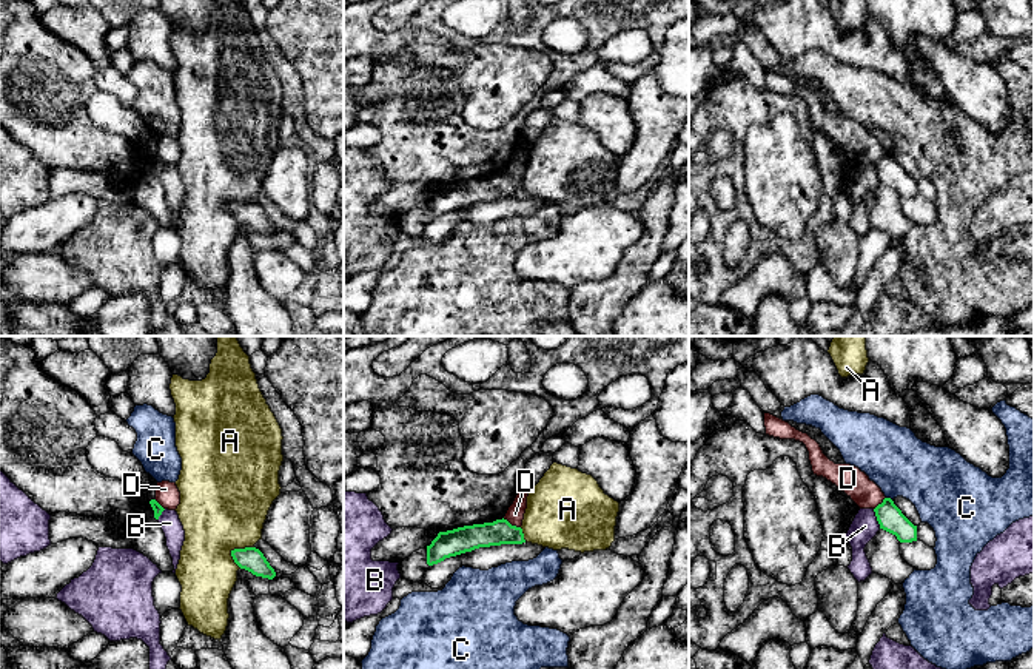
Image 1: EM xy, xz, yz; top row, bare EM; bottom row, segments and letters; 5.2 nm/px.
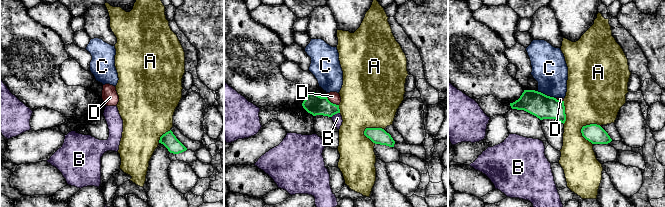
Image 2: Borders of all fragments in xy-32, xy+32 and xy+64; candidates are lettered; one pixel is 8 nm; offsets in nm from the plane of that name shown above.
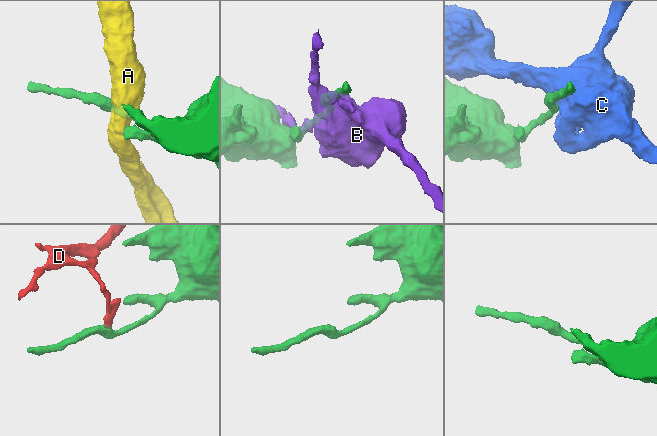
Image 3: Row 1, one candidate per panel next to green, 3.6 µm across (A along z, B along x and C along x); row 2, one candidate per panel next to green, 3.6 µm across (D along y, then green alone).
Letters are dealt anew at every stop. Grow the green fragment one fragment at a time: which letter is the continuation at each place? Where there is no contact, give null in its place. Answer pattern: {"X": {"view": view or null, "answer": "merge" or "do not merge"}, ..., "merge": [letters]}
{"A": {"view": "xy", "answer": "do not merge"}, "B": {"view": "yz", "answer": "do not merge"}, "C": {"view": "yz", "answer": "do not merge"}, "D": {"view": "xz", "answer": "do not merge"}, "merge": []}

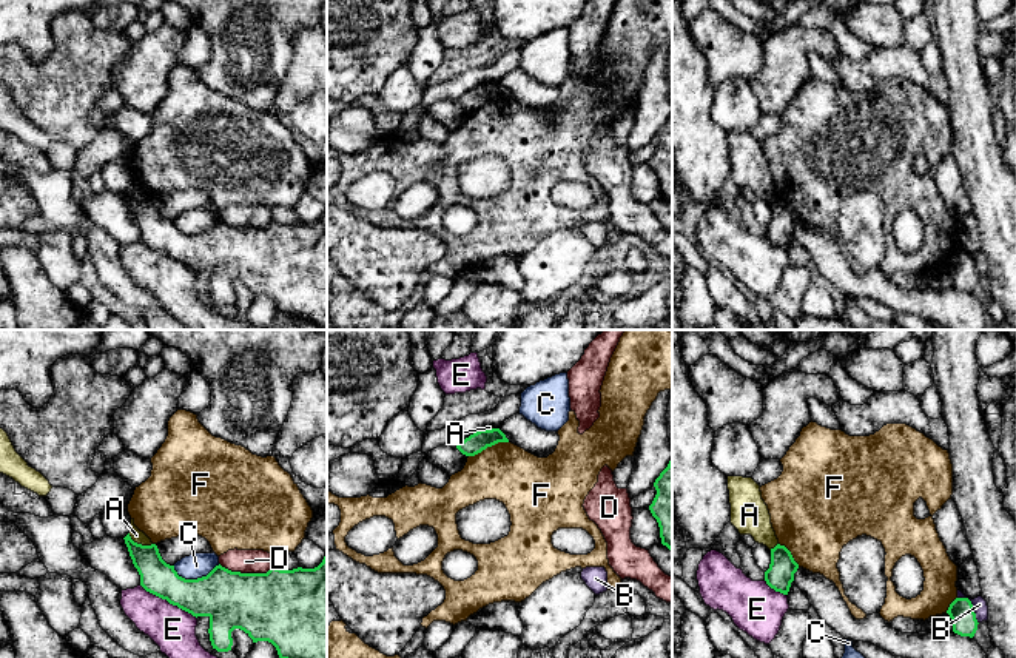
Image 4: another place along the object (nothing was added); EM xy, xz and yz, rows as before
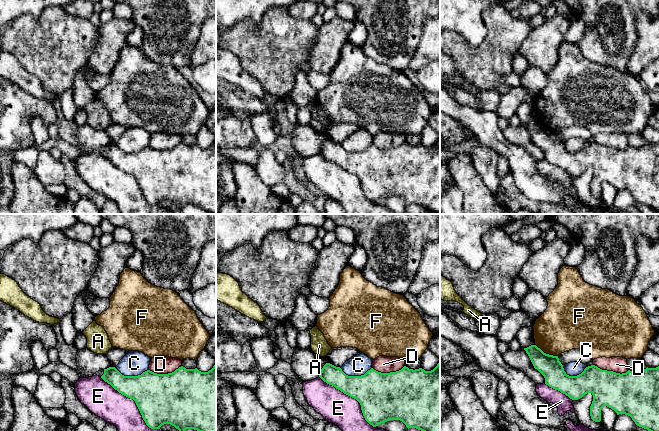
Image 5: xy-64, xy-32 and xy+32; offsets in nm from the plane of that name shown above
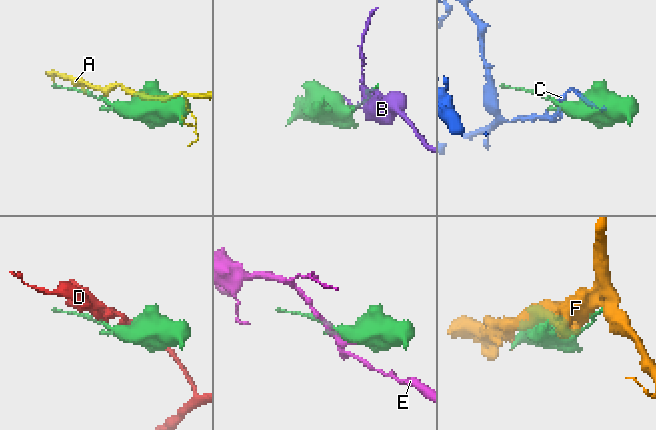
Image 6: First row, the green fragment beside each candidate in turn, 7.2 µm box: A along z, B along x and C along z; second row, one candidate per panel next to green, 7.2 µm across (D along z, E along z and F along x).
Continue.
{"A": {"view": "xy", "answer": "do not merge"}, "B": {"view": "yz", "answer": "do not merge"}, "C": {"view": "xy", "answer": "do not merge"}, "D": {"view": "xy", "answer": "do not merge"}, "E": {"view": "xy", "answer": "do not merge"}, "F": {"view": "xz", "answer": "do not merge"}, "merge": []}

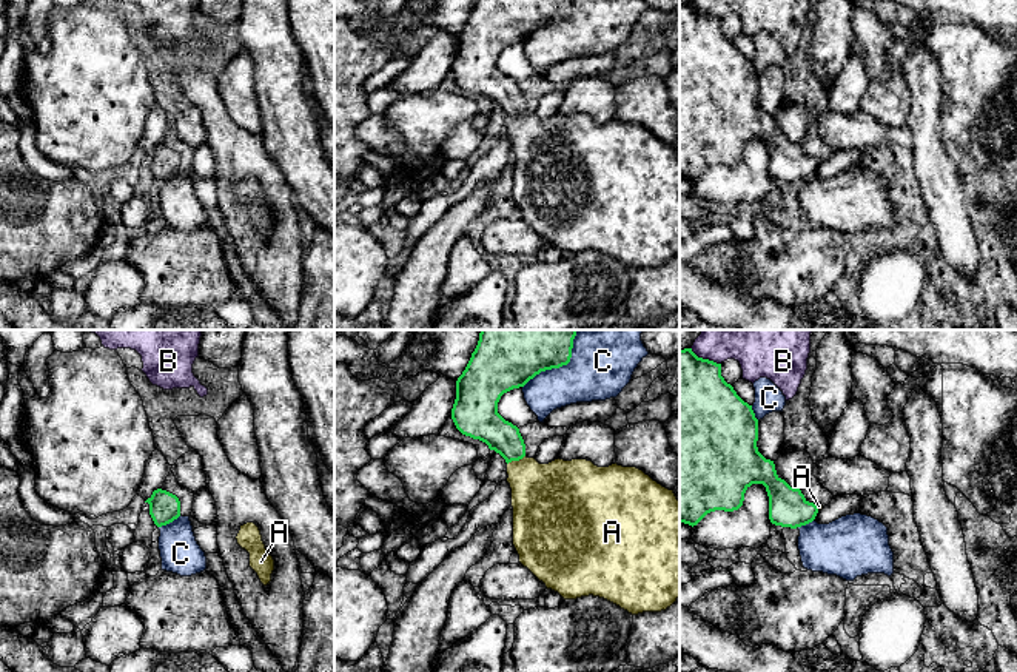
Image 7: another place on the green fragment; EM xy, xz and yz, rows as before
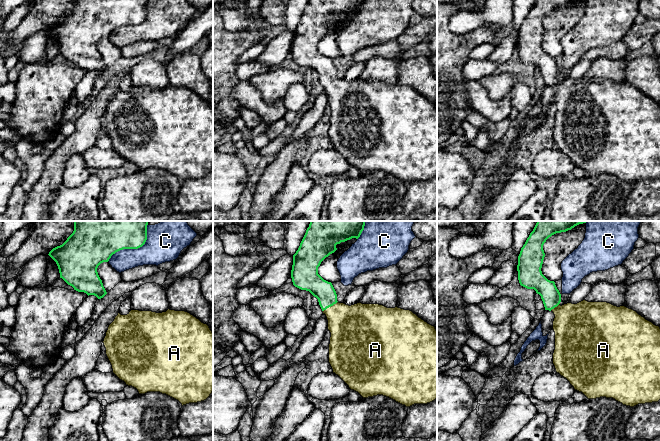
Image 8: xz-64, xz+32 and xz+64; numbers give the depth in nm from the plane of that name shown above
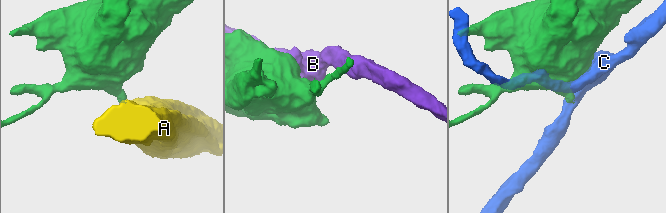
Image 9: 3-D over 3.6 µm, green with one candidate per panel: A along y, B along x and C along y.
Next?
{"A": {"view": "xz", "answer": "merge"}, "B": {"view": "yz", "answer": "do not merge"}, "C": {"view": "xz", "answer": "do not merge"}, "merge": ["A"]}

